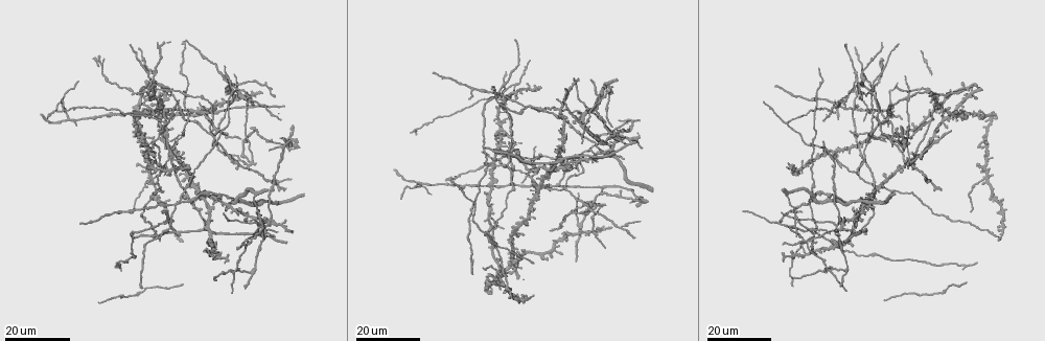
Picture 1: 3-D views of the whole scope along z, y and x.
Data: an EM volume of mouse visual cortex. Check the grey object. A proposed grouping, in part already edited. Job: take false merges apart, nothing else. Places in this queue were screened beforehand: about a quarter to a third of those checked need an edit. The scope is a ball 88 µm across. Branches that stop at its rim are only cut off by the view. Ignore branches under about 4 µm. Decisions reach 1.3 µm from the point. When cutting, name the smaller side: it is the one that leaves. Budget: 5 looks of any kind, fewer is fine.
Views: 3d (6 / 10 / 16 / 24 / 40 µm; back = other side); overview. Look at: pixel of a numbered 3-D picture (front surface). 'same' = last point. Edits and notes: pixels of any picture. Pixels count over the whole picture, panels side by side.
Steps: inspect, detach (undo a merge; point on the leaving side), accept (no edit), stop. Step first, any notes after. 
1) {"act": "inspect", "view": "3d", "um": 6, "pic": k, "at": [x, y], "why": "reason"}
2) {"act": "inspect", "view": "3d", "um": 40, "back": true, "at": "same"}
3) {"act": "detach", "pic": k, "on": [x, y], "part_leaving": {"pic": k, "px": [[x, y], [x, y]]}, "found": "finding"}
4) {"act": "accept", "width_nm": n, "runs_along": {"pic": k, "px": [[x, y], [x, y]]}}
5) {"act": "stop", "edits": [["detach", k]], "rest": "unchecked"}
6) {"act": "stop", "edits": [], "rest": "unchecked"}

{"act": "inspect", "view": "3d", "um": 24, "pic": 1, "at": [498, 130], "why": "looks like a crossing"}

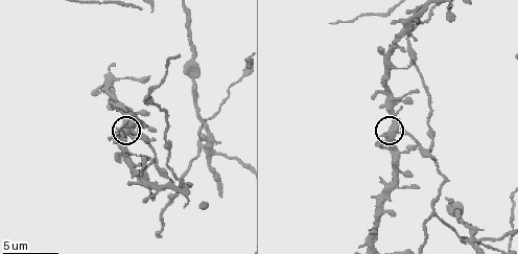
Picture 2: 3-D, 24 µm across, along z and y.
{"act": "inspect", "view": "3d", "um": 10, "pic": 2, "at": [392, 125]}

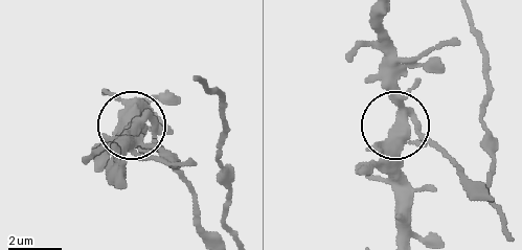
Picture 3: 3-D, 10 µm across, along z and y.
{"act": "detach", "pic": 3, "on": [423, 135], "arms": 4, "part_leaving": {"pic": 3, "px": [[408, 112], [482, 189]]}, "found": "a second neuron is stuck on"}

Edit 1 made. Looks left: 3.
{"act": "inspect", "view": "3d", "um": 24, "pic": 1, "at": [534, 166], "why": "four-way junction"}

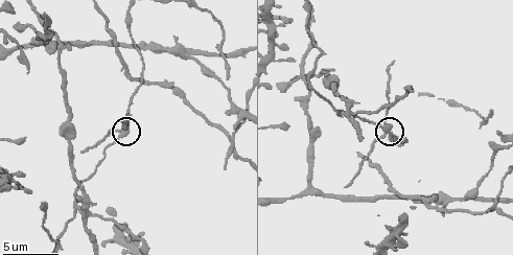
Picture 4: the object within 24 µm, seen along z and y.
{"act": "inspect", "view": "3d", "um": 6, "pic": 4, "at": [388, 130]}

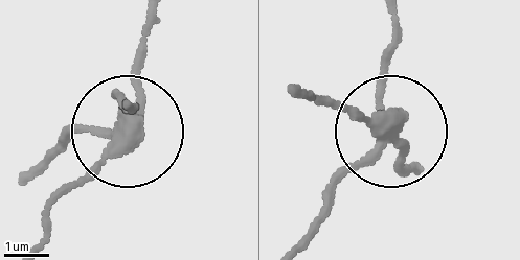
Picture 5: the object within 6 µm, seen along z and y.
{"act": "detach", "pic": 5, "on": [75, 128], "width_nm": 330, "found": "two neurons meet here"}

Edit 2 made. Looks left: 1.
{"act": "stop", "edits": [["detach", 3], ["detach", 5]], "rest": "unchecked"}

